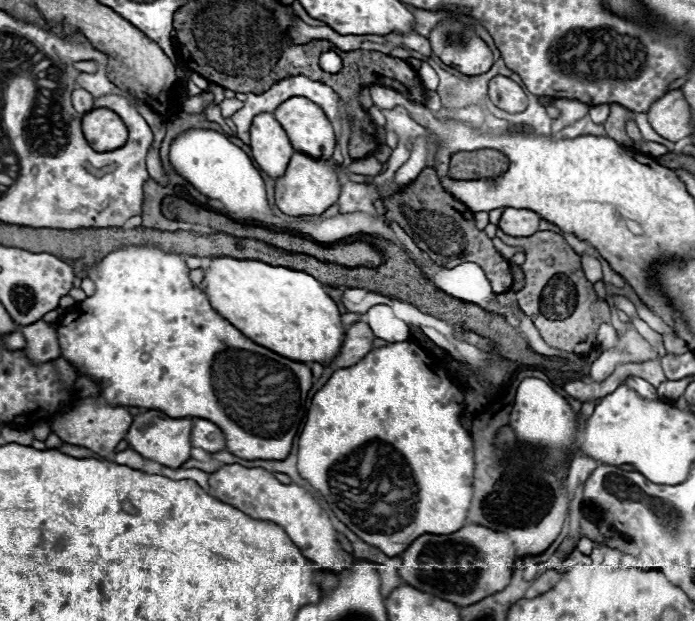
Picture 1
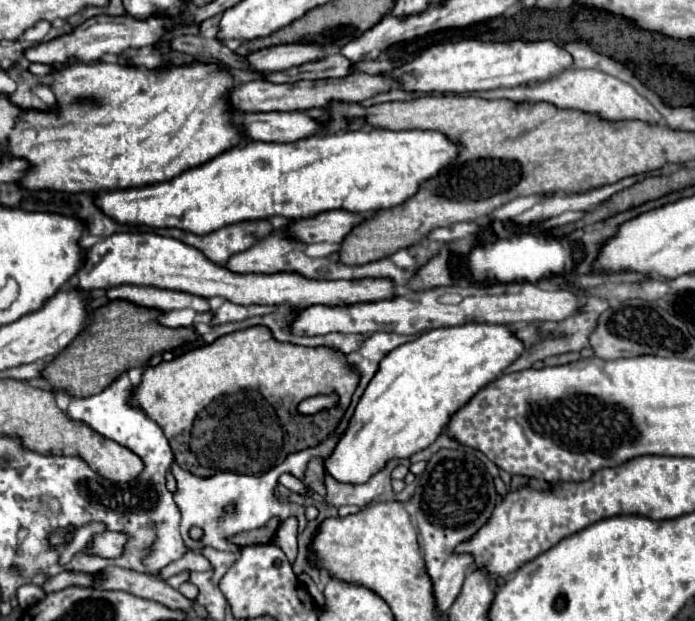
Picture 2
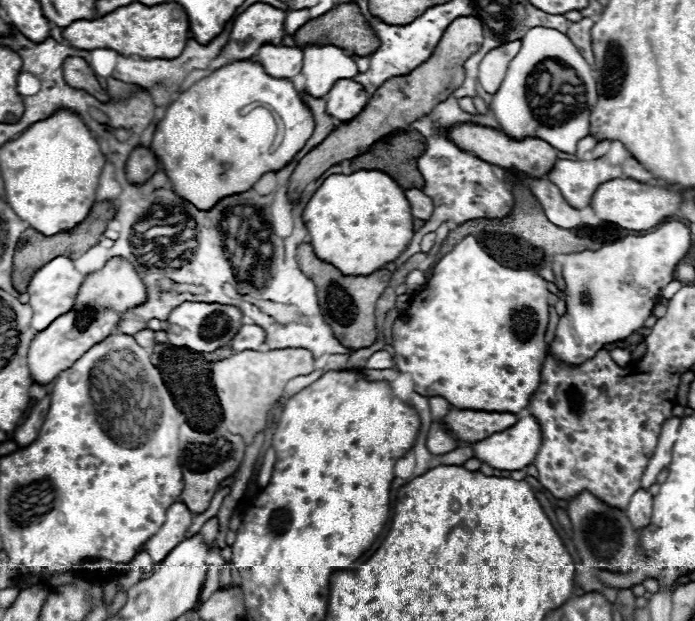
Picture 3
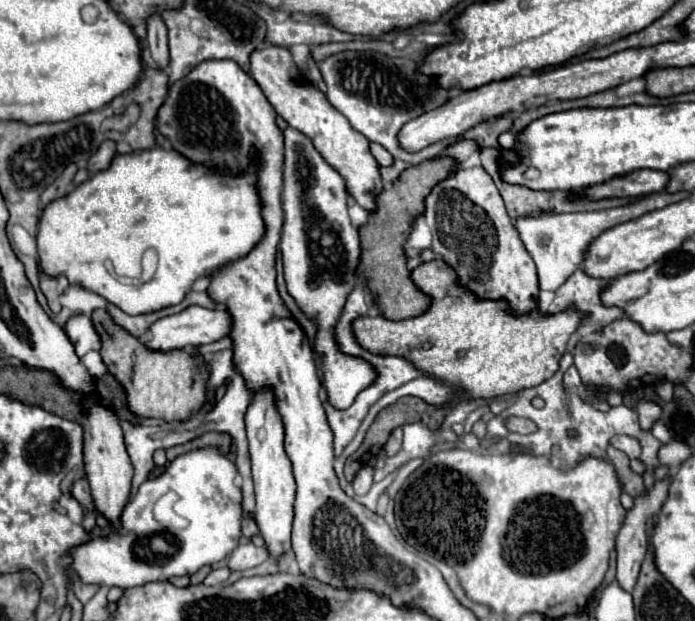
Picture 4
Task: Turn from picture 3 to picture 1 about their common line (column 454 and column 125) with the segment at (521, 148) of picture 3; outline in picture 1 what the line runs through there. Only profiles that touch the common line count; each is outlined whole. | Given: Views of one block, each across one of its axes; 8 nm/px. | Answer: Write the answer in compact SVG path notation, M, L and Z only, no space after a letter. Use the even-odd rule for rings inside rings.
M96 108L82 116L82 130L88 144L98 150L118 150L128 140L128 130L118 114L108 108Z

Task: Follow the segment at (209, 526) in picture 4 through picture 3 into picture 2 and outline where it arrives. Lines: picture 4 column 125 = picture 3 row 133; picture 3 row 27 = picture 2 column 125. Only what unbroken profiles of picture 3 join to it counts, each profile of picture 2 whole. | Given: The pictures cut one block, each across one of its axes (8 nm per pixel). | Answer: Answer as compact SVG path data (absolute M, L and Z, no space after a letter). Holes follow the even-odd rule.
M102 532L100 536L94 538L94 544L90 544L90 554L98 554L104 558L116 558L122 554L126 536L116 534L116 532Z

